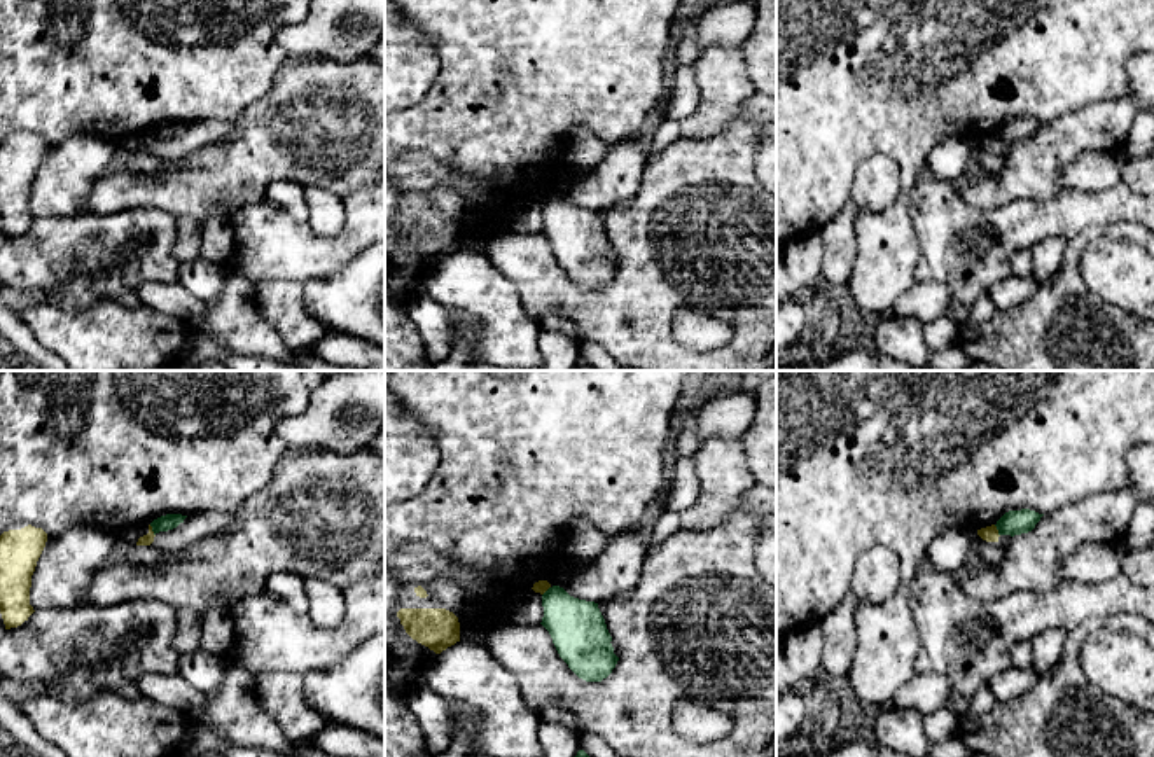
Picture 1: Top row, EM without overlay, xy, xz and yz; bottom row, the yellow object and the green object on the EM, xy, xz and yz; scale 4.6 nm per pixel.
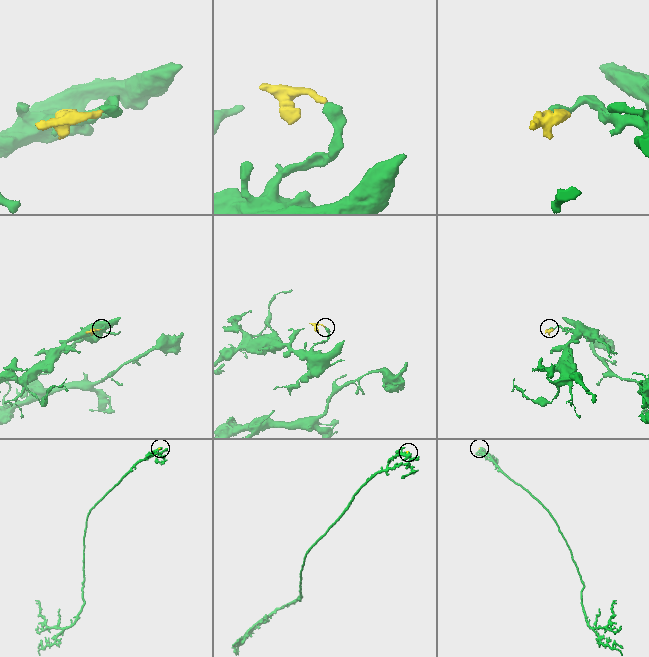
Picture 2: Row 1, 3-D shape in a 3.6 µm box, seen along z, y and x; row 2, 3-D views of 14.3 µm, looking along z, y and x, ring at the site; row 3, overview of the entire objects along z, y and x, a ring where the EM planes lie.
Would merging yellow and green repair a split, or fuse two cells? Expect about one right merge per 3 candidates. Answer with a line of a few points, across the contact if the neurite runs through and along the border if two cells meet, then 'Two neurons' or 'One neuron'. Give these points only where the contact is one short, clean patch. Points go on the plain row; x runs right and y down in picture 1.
Line: xy (149, 133), (154, 144). Two neurons

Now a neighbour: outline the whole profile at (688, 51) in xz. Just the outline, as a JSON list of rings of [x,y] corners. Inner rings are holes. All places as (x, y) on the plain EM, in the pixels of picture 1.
[[[692,17],[682,30],[680,40],[671,45],[671,52],[675,54],[677,65],[694,65],[701,58],[699,47],[699,17]]]

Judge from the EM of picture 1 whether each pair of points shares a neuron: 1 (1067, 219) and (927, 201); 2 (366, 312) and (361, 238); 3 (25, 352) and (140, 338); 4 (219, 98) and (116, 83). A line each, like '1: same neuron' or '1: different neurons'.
1: same neuron
2: different neurons
3: different neurons
4: same neuron

